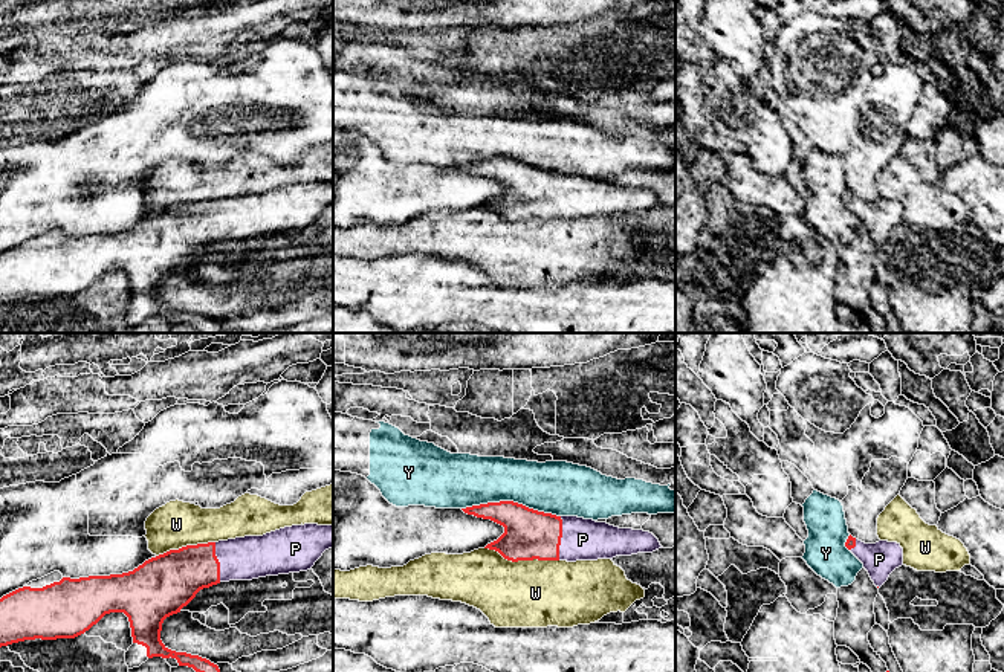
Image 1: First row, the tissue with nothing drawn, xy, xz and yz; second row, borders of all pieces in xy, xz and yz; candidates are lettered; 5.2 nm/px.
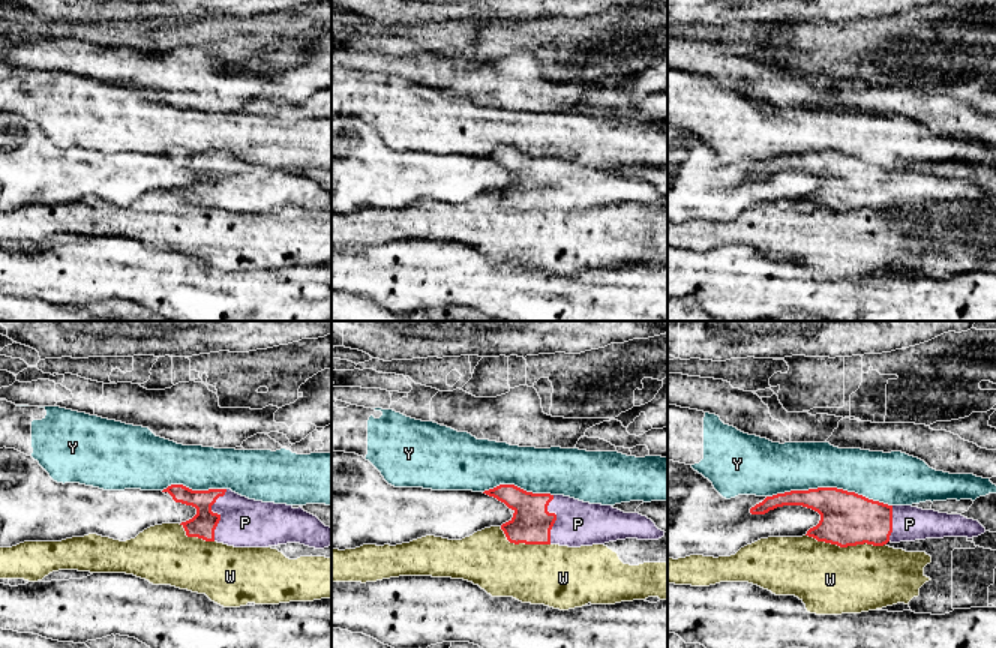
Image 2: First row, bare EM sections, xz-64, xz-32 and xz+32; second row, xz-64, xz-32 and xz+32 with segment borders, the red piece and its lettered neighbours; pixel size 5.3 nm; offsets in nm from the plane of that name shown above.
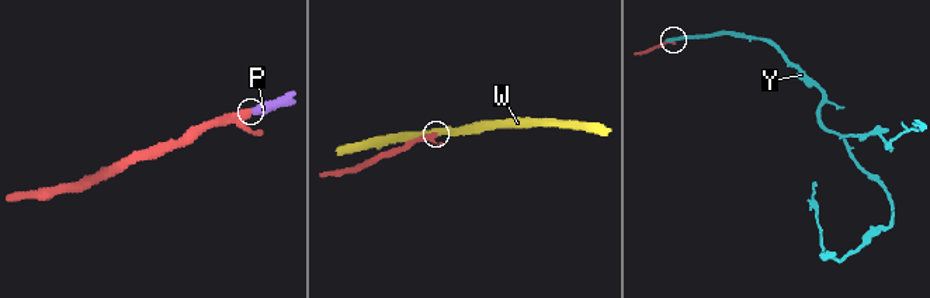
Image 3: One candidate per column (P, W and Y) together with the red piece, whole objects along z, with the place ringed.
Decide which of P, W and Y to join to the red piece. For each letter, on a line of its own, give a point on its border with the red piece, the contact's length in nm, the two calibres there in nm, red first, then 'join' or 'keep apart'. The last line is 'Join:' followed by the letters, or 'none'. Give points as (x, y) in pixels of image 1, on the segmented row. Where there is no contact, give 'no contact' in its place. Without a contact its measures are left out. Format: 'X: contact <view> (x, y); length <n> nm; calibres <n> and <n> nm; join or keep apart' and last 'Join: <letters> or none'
P: contact xz (561, 536); length 240 nm; calibres 260 and 220 nm; join
W: contact xz (521, 559); length 400 nm; calibres 260 and 360 nm; keep apart
Y: contact xz (511, 501); length 500 nm; calibres 260 and 280 nm; keep apart
Join: P

